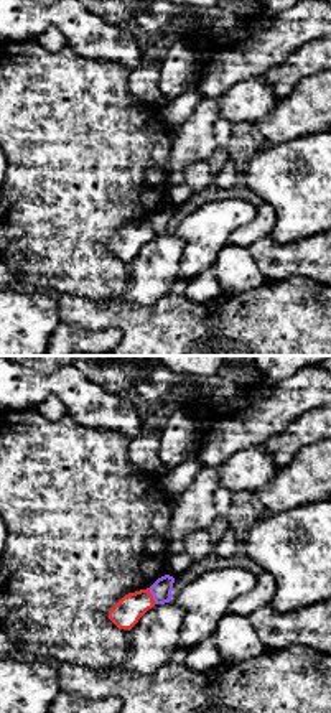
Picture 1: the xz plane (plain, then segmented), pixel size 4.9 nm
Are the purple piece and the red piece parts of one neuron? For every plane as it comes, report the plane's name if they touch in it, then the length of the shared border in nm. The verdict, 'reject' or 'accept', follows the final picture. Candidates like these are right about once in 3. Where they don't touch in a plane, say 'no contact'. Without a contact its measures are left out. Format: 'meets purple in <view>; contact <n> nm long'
meets purple in xz; contact 90 nm long

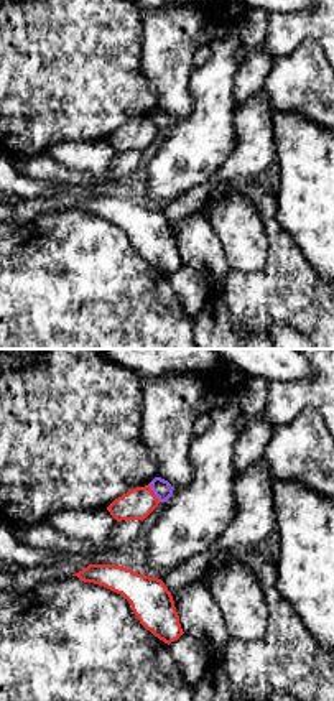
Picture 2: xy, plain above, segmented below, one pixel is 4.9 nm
meets purple in xy; contact 110 nm long

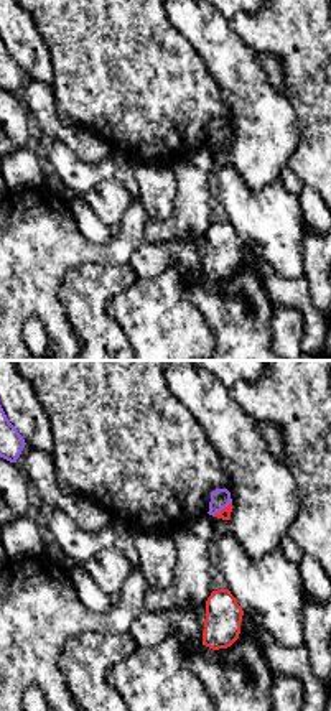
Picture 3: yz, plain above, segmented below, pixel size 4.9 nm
meets purple in yz; contact 120 nm long

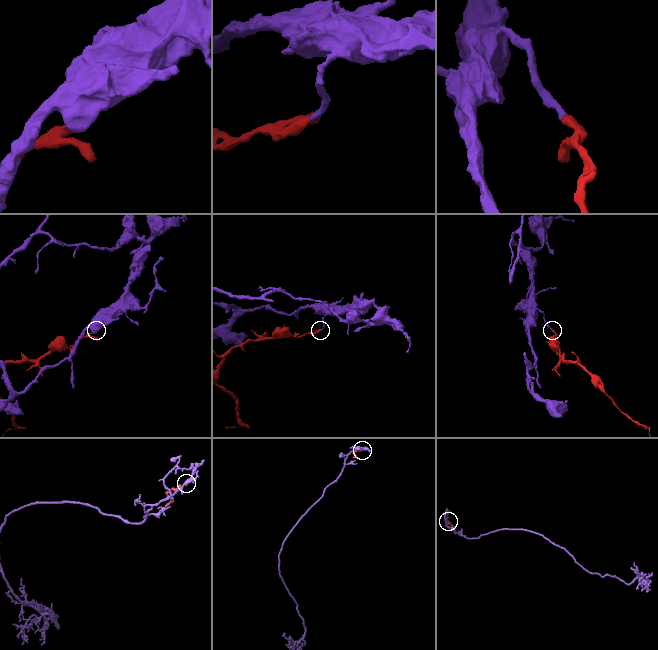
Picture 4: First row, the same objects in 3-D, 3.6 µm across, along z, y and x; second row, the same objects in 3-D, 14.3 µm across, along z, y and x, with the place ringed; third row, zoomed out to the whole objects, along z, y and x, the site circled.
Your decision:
reject

